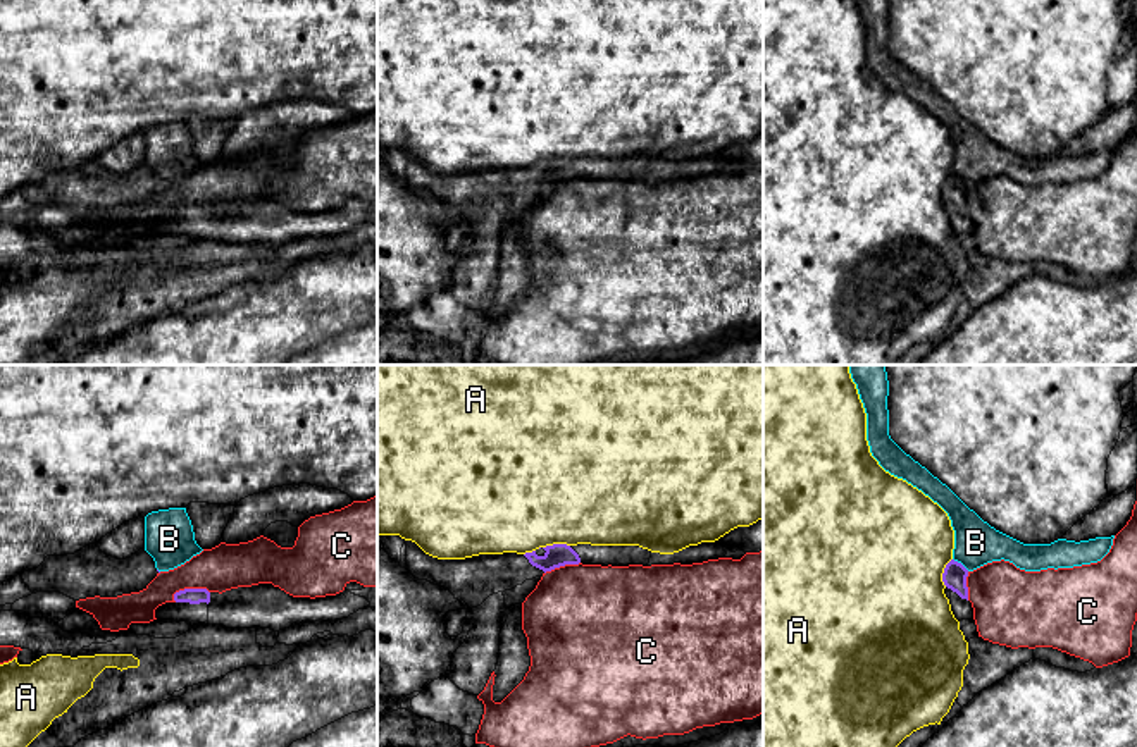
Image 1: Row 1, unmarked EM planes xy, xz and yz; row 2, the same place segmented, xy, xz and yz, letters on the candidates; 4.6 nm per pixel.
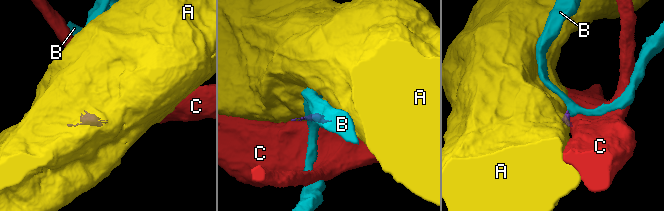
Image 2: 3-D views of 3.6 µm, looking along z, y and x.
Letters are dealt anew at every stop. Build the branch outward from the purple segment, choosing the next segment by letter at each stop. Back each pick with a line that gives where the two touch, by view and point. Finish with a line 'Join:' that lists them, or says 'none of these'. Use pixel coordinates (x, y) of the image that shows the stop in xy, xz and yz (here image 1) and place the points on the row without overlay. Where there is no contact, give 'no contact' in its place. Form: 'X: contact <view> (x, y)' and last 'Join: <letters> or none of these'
Join: none of these

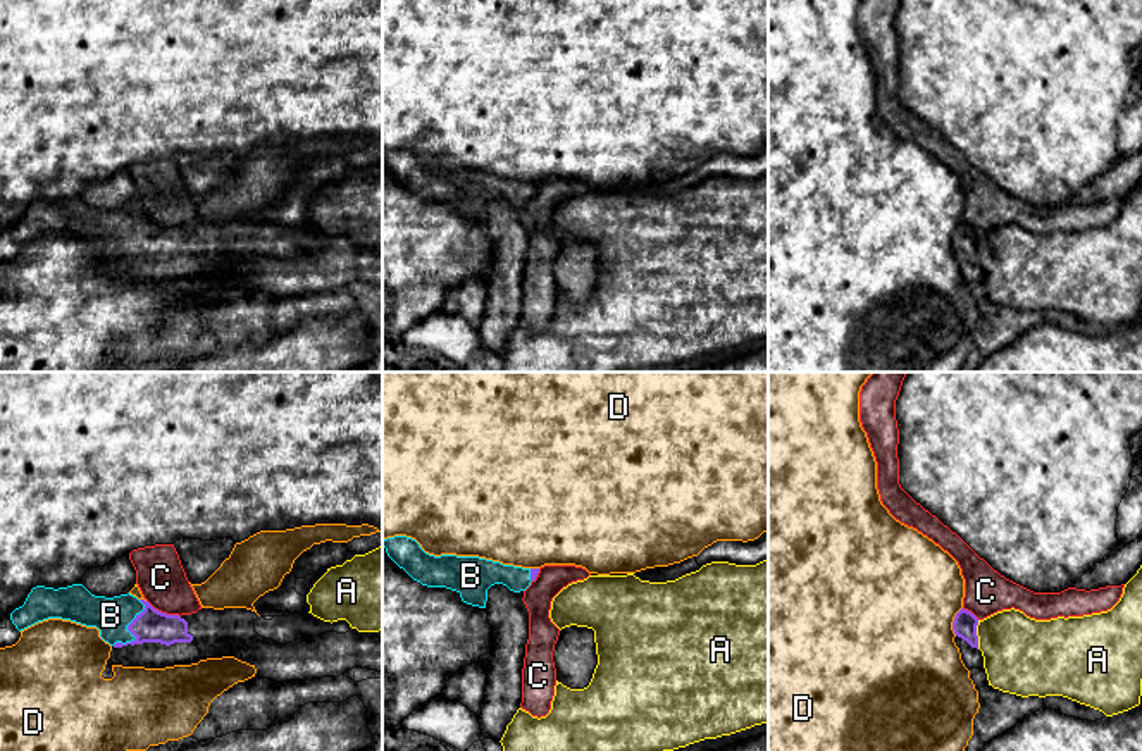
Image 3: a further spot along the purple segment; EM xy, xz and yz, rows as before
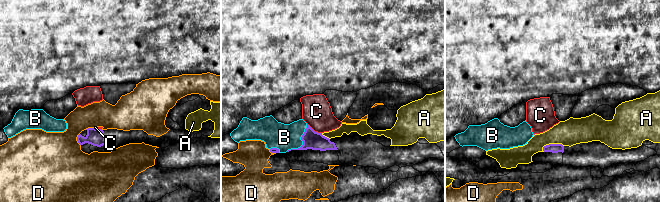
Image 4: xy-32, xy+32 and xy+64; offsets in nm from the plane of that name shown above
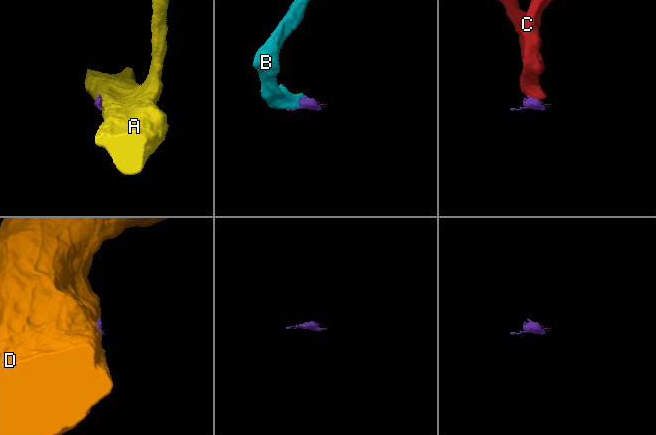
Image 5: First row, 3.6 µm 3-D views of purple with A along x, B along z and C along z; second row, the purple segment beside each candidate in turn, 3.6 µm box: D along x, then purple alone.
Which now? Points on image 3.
B: contact xy (128, 243)
Join: B

